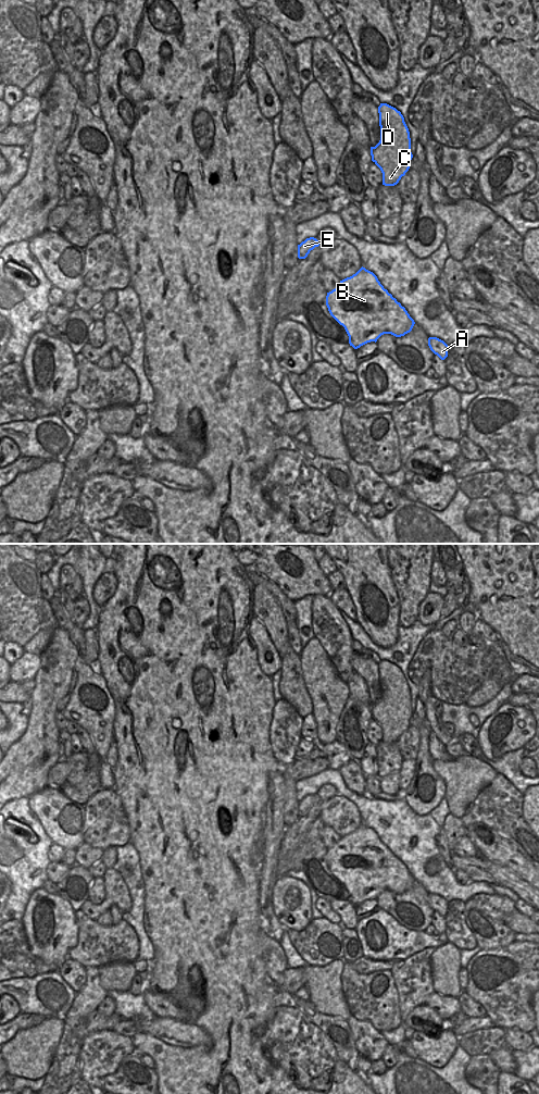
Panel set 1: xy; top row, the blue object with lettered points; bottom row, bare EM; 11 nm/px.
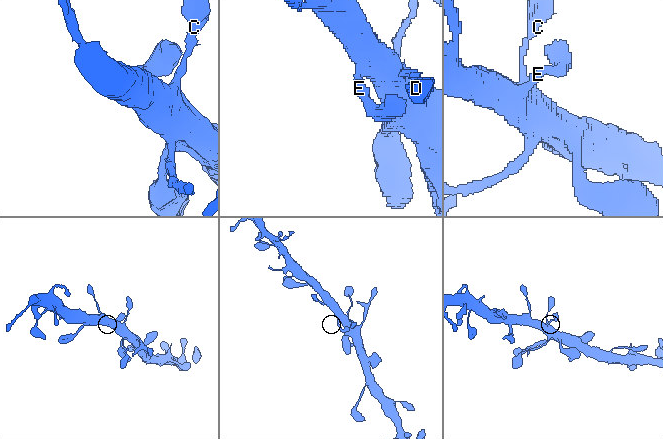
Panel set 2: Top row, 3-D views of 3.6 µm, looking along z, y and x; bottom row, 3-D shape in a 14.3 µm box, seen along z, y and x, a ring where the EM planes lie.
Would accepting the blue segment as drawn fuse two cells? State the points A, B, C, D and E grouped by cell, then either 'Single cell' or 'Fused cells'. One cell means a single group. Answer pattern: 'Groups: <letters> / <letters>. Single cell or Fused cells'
Groups: A B C D E. Single cell

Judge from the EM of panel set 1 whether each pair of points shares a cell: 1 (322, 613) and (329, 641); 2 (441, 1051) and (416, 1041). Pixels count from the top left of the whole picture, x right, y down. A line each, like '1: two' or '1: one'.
1: one
2: one

